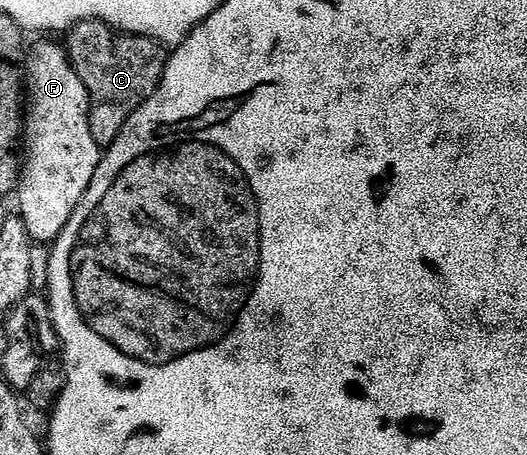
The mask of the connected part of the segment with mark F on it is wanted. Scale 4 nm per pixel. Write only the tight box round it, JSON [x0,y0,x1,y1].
[18,38,102,242]

